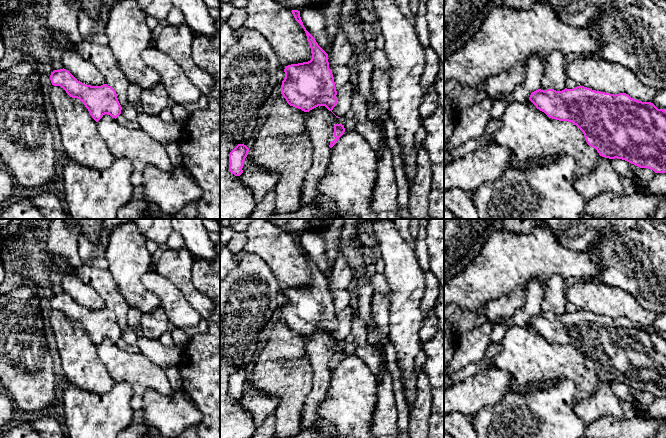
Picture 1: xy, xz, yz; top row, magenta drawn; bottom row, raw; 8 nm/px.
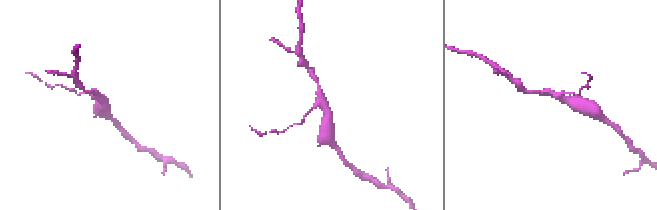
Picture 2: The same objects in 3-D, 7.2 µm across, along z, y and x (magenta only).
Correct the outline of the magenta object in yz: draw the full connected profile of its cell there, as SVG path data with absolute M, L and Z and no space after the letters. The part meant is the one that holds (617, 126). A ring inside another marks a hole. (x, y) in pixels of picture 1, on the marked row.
M584 86L565 88L562 91L538 89L531 93L529 100L549 118L576 125L583 132L587 144L595 148L600 156L622 159L640 168L651 169L655 173L666 173L666 111L658 109L653 103L633 99L626 93L614 95Z

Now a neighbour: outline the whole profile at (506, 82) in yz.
M527 65L516 66L497 76L488 78L483 87L485 95L493 97L513 93L516 87L524 82L527 68Z

